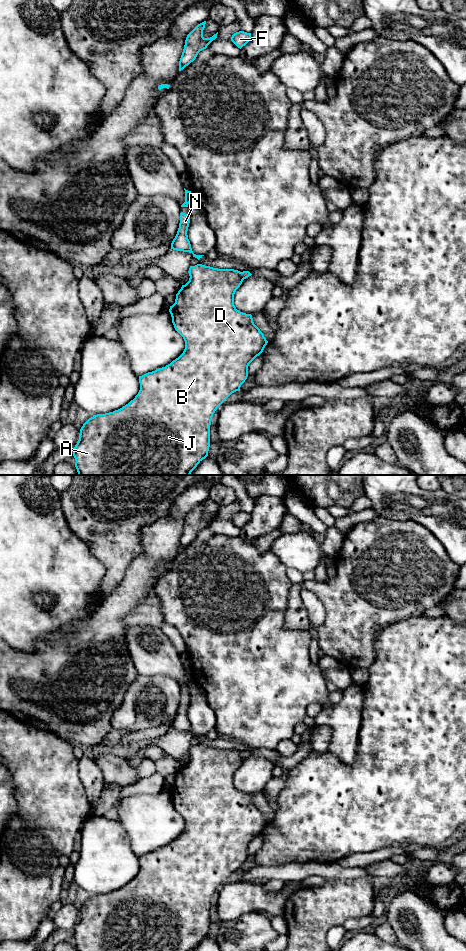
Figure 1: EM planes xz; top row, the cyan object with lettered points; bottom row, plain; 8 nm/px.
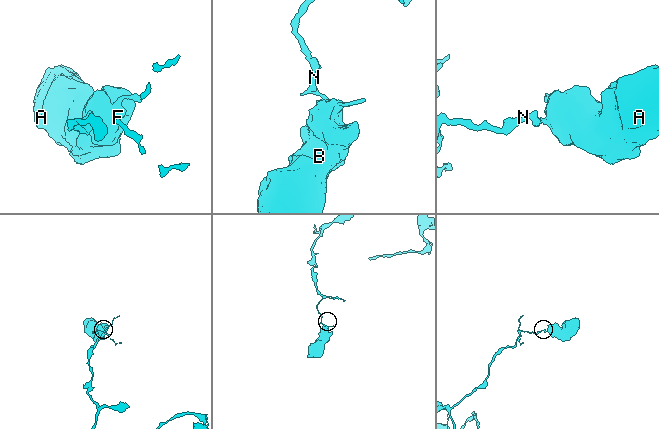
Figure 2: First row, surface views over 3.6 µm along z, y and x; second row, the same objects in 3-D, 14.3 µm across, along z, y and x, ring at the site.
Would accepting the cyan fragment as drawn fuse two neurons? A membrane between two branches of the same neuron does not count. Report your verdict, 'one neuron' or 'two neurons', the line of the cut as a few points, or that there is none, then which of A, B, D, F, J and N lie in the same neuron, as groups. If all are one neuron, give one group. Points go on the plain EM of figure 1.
two neurons | xz (240, 752), (243, 759) | A B D J / F N

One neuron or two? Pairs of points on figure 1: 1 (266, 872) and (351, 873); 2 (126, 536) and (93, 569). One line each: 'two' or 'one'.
1: one
2: two

